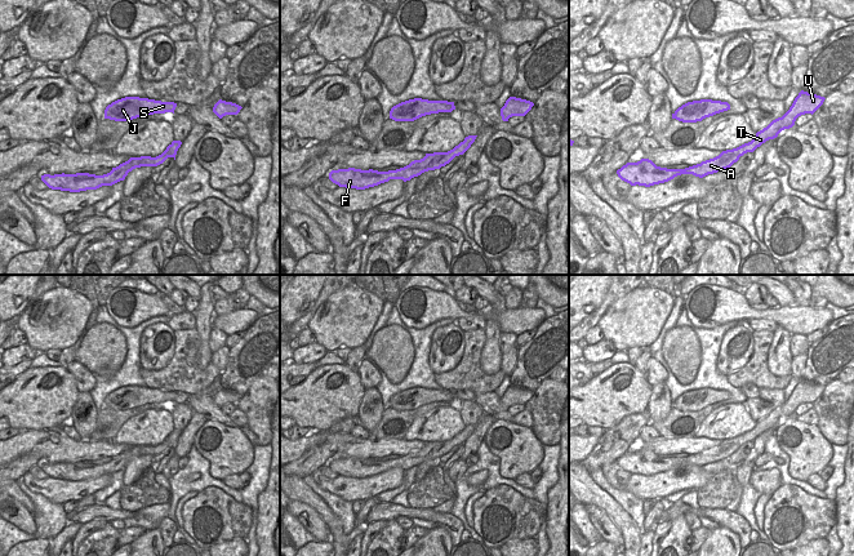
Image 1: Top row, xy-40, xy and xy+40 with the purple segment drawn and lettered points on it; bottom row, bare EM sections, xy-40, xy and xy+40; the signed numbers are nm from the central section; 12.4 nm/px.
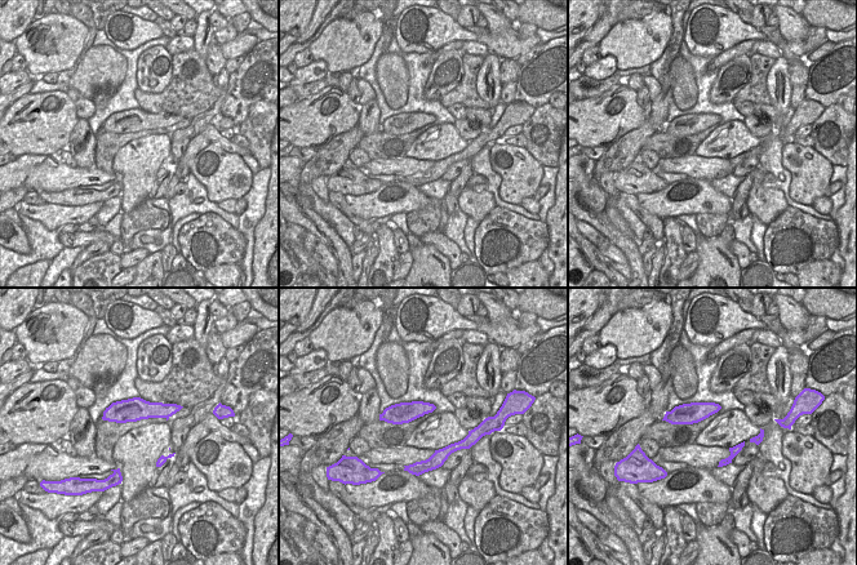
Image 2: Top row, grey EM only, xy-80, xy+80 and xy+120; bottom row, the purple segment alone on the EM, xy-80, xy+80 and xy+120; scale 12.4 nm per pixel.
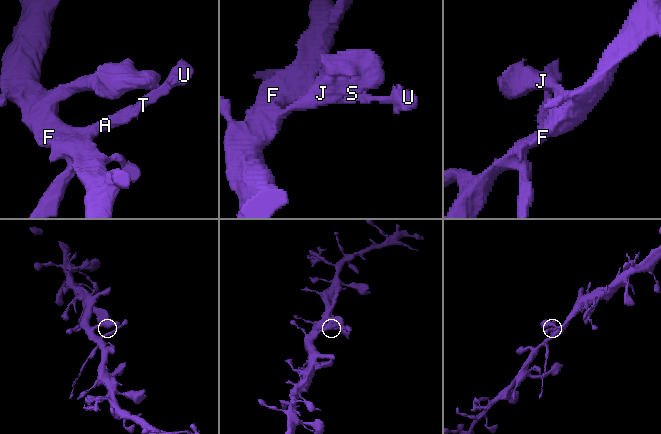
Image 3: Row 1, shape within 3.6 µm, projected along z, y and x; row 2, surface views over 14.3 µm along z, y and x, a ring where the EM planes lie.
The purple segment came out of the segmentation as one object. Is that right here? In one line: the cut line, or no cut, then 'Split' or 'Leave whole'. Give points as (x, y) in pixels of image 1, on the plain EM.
No split. Leave whole

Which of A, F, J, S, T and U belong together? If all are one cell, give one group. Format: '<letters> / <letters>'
A F J S T U

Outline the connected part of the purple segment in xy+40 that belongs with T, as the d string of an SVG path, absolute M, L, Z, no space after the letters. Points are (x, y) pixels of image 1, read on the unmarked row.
M801 379L789 399L782 406L773 409L766 417L757 421L751 431L733 439L722 440L719 445L700 453L685 458L667 458L657 455L649 448L641 448L637 452L627 452L617 459L617 463L631 475L650 476L668 471L681 463L693 463L703 467L708 463L721 461L730 457L744 442L753 441L766 430L777 427L782 419L792 417L799 405L805 402L813 404L823 393L824 388L824 386Z

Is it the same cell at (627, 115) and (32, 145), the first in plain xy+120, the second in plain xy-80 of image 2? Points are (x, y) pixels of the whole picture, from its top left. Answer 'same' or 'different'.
same

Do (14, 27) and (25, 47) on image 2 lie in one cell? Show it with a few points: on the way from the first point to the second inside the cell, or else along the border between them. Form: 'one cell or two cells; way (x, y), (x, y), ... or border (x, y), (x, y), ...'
two cells; border (35, 19), (14, 41)

